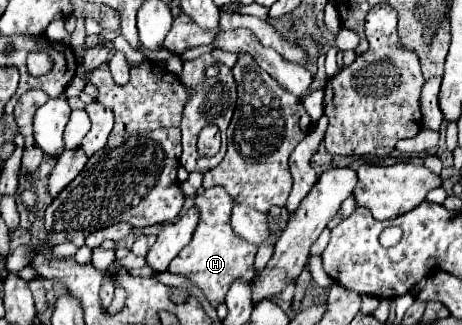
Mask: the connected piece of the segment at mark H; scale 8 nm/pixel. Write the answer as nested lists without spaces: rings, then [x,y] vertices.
[[[223,186],[207,188],[201,196],[195,196],[195,206],[201,212],[201,222],[193,234],[189,246],[185,246],[169,264],[169,272],[179,272],[189,276],[207,296],[207,300],[217,306],[225,300],[225,290],[229,290],[233,278],[253,278],[253,260],[257,254],[255,246],[239,246],[241,238],[235,236],[231,228],[231,208],[233,200]]]

